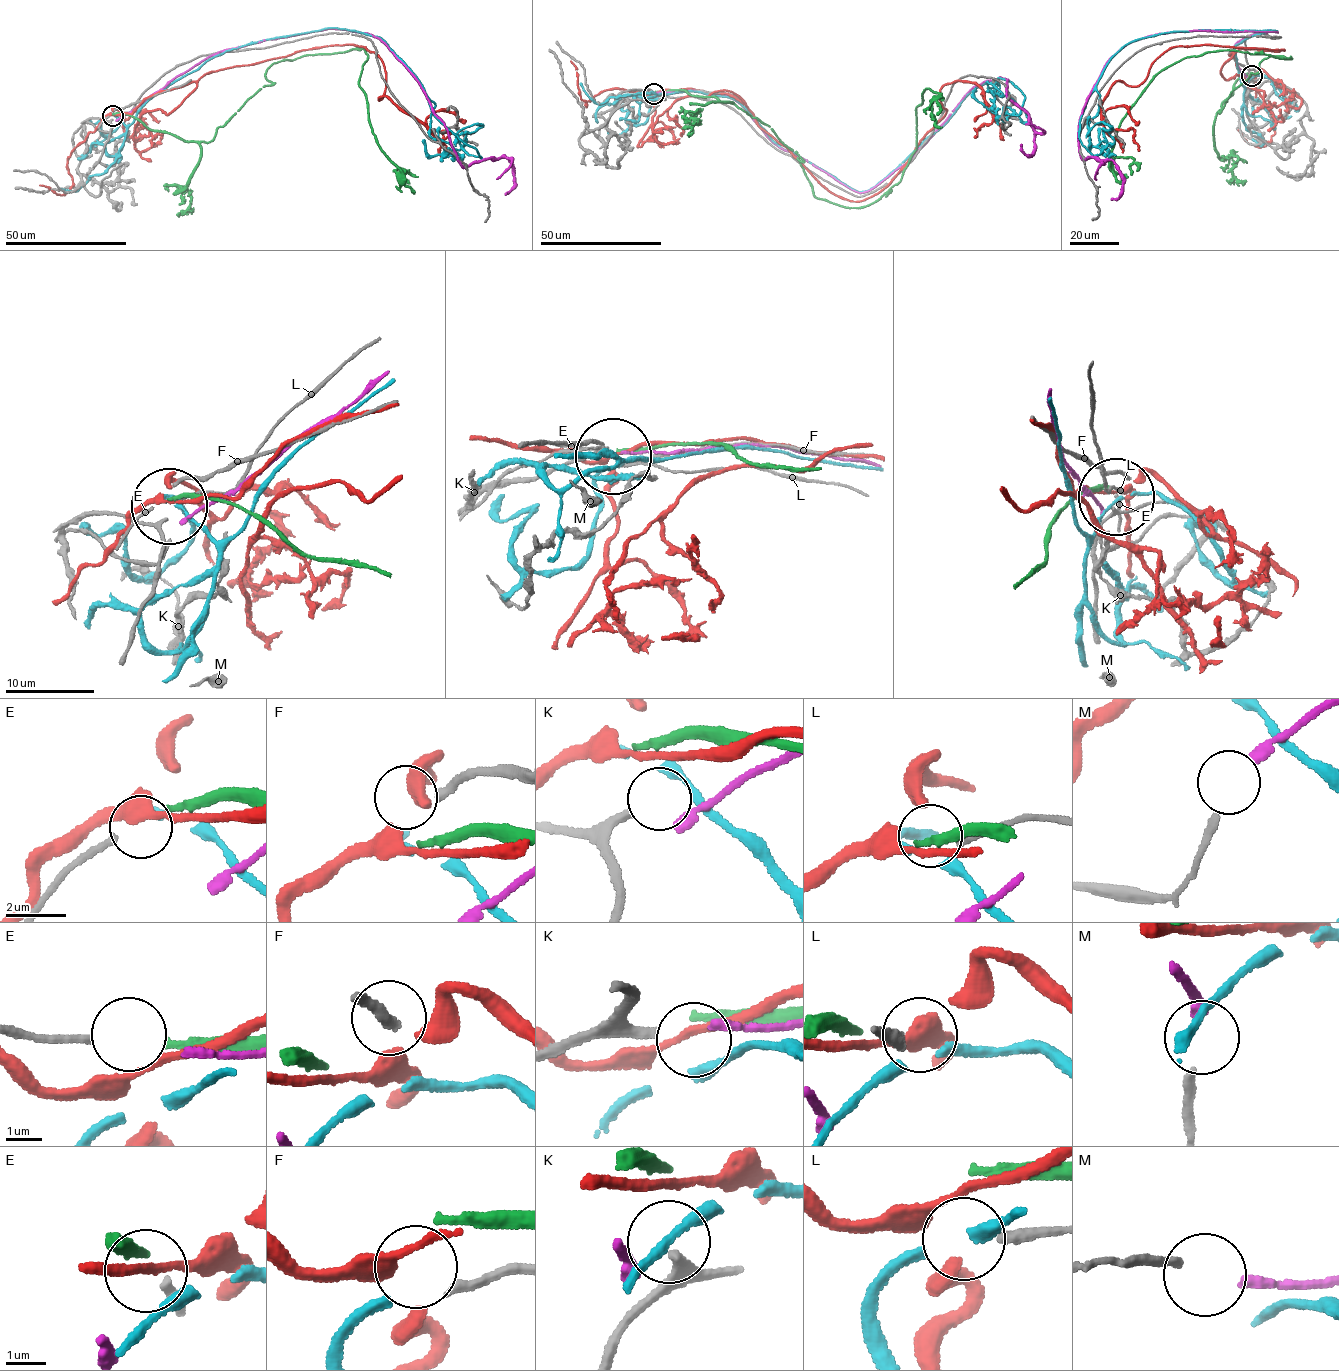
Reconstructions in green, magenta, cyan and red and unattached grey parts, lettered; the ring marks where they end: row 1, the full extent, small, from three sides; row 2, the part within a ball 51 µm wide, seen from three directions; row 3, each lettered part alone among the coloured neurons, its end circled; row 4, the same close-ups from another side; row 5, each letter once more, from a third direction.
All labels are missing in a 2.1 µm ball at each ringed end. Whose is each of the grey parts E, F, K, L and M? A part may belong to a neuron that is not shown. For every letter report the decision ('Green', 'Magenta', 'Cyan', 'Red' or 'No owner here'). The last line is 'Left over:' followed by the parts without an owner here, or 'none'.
E: Green
F: No owner here
K: No owner here
L: No owner here
M: Magenta
Left over: F, K, L

